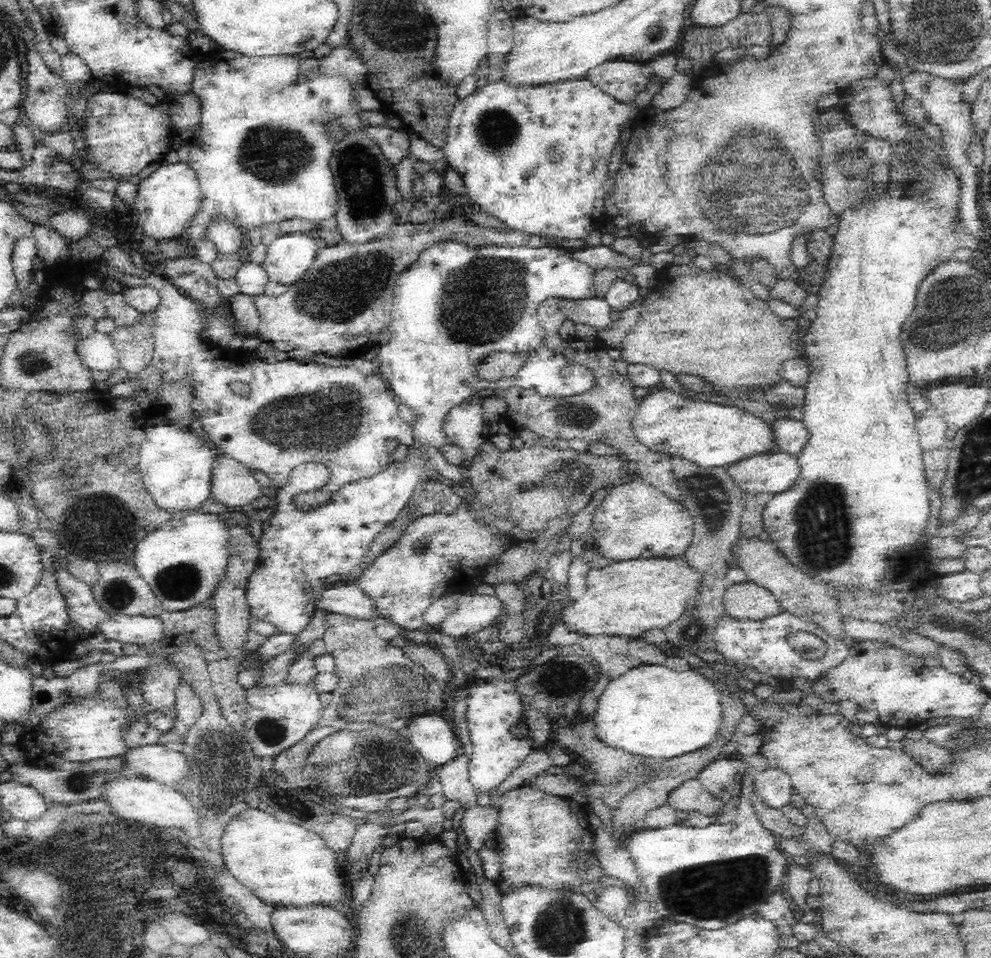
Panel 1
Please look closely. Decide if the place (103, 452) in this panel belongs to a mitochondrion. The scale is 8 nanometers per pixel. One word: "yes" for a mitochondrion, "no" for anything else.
no

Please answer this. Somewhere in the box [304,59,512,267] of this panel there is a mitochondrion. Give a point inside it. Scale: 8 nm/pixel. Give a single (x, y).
(357, 166)

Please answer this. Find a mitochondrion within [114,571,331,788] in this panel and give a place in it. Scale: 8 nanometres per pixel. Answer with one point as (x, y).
(270, 731)

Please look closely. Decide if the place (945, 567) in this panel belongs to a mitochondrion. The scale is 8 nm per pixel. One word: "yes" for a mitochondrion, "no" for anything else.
no

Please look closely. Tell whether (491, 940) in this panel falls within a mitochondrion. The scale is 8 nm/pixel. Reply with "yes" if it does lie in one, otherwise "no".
no

